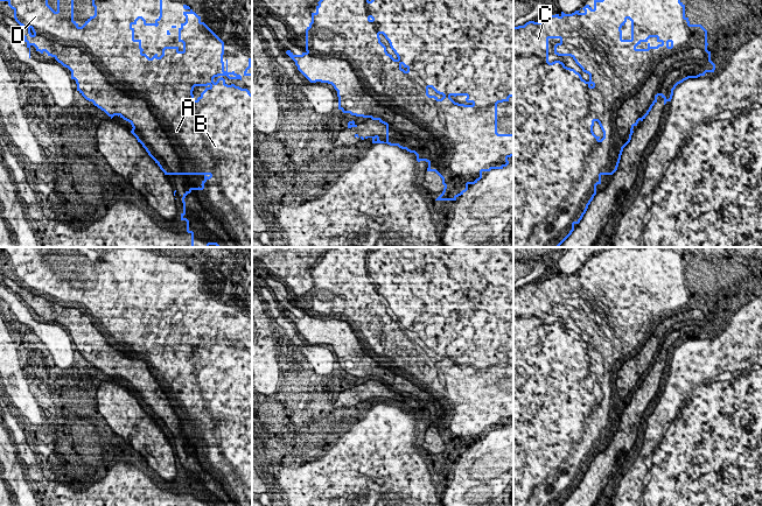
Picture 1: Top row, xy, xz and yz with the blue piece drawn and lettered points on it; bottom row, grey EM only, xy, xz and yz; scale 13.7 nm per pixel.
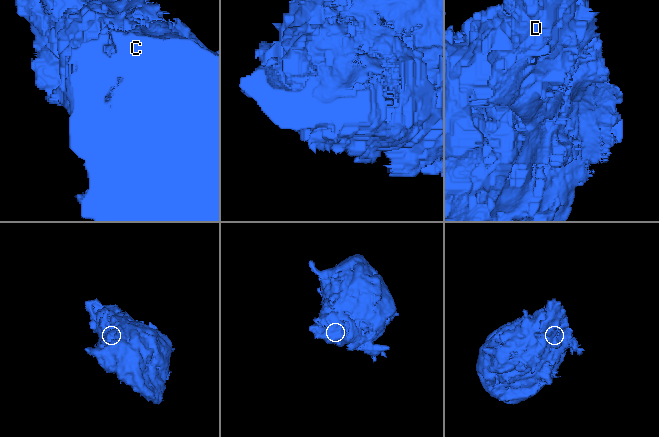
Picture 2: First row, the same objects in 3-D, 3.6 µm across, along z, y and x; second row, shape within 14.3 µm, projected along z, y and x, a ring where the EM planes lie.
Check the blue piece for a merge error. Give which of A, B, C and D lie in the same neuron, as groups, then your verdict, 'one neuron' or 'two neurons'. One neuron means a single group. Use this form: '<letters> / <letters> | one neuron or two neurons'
A / B C D | two neurons

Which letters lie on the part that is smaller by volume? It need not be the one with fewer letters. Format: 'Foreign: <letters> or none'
Foreign: A

